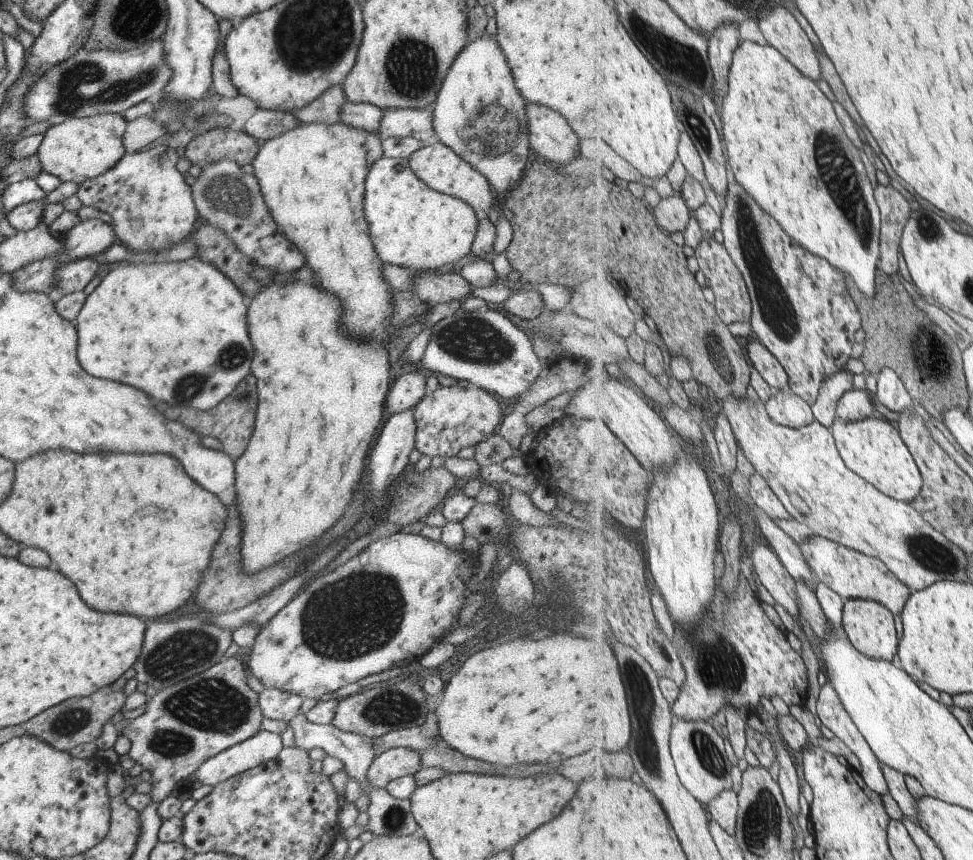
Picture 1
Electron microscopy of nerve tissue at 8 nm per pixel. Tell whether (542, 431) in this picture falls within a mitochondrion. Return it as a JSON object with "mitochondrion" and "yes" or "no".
{"mitochondrion":"no"}

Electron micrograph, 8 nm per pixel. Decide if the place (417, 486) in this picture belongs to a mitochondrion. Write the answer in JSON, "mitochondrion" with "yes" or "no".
{"mitochondrion":"yes"}

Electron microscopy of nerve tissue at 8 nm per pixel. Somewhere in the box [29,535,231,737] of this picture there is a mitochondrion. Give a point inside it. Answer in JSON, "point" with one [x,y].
{"point":[182,653]}

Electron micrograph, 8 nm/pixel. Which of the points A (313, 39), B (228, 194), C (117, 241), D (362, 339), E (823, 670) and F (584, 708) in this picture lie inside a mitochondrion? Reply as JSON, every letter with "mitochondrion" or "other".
{"A":"mitochondrion","B":"mitochondrion","C":"other","D":"other","E":"other","F":"other"}

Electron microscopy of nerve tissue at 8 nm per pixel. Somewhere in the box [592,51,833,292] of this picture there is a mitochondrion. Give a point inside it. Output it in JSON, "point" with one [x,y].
{"point":[696,122]}

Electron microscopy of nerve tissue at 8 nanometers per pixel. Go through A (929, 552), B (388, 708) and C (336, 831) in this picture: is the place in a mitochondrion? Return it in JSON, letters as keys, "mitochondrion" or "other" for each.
{"A":"mitochondrion","B":"mitochondrion","C":"other"}

